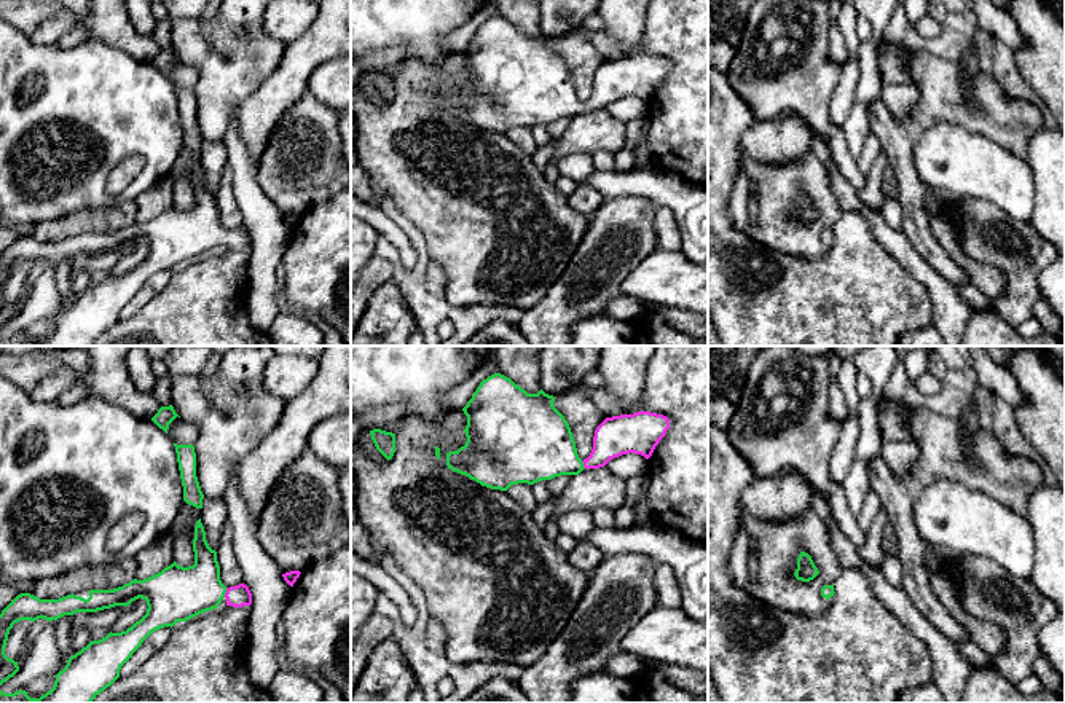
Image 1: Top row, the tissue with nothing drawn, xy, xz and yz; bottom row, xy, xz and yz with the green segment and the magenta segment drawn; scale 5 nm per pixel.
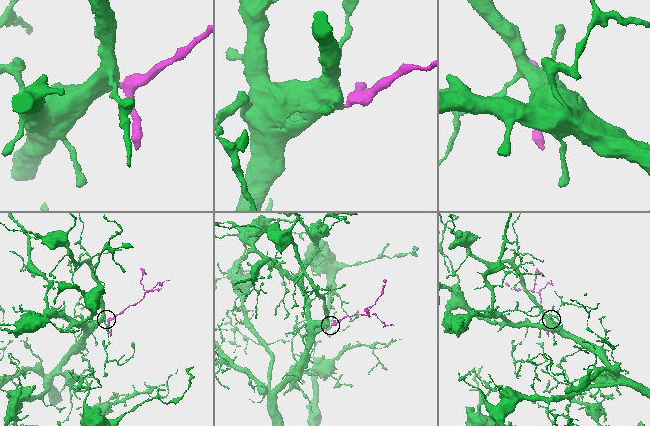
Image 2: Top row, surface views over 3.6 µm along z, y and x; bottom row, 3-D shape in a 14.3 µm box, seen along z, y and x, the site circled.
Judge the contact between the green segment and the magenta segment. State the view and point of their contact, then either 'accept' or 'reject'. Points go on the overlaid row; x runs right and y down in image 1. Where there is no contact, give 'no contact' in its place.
xy (225, 592) | accept

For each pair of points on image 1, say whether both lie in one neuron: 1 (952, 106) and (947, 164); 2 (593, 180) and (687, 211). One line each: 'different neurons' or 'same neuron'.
1: different neurons
2: same neuron

